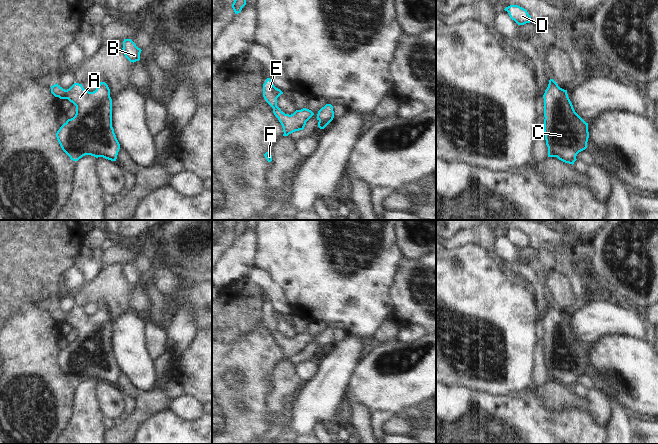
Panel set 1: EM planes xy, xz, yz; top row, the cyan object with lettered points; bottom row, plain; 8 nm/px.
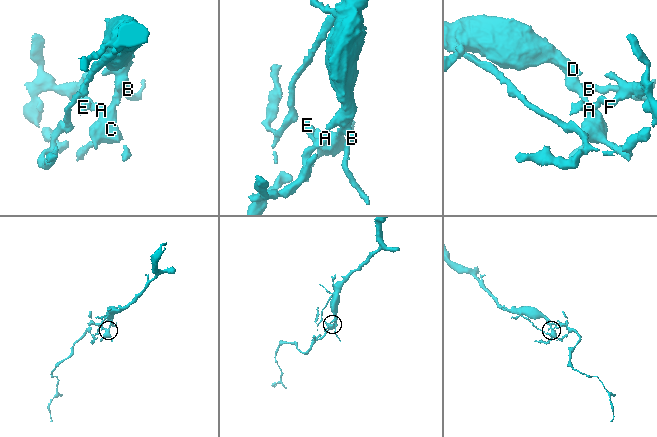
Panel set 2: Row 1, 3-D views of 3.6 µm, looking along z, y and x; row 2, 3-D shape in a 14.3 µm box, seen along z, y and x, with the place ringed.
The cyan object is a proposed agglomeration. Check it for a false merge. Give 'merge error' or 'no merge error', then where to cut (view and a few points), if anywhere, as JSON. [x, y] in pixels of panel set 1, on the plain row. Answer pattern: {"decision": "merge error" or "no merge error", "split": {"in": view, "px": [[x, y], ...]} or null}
{"decision": "no merge error", "split": null}

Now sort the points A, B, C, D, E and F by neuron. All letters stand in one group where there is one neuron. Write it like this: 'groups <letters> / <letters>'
groups A B C D E F

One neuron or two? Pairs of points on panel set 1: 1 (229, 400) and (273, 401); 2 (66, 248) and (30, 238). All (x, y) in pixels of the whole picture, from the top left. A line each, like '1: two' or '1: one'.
1: two
2: one

